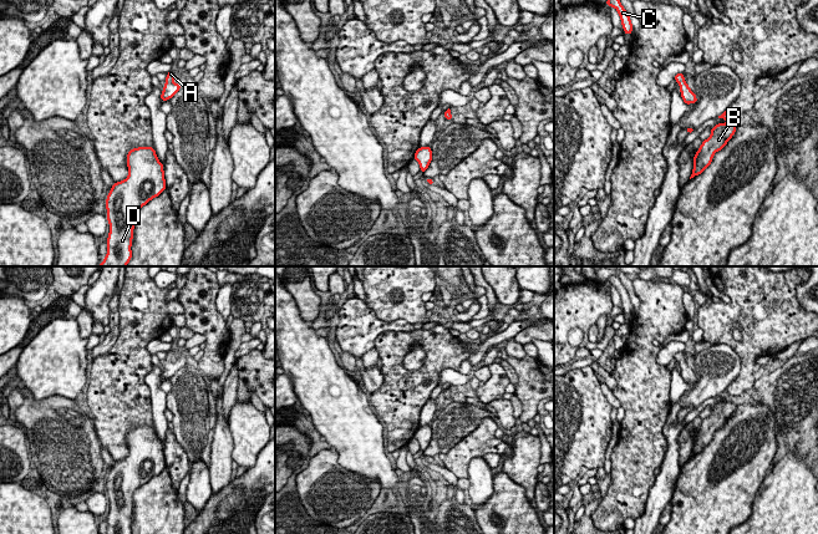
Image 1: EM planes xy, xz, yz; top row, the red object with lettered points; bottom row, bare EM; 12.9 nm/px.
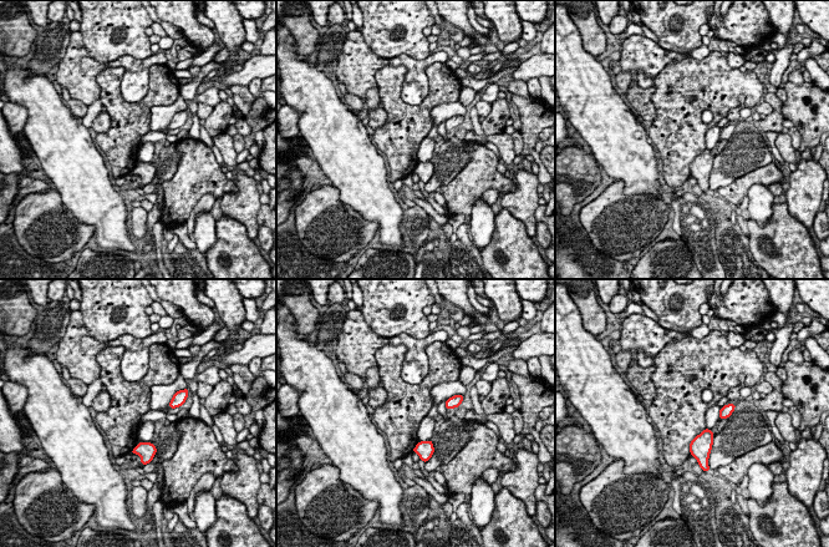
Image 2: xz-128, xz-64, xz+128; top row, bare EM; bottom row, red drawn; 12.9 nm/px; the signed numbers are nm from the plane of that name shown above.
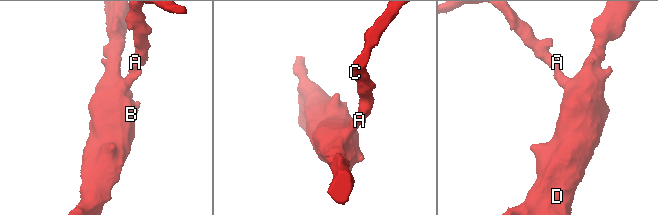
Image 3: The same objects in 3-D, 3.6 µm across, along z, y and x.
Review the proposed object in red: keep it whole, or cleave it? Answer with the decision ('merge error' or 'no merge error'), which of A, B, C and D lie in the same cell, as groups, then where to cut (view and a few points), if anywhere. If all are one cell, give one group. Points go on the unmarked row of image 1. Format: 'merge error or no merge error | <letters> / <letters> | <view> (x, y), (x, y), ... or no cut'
no merge error | A B C D | no cut

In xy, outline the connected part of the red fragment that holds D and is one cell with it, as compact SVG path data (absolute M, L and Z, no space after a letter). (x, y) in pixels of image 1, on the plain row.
M153 426L127 433L128 456L113 462L106 477L110 512L106 534L132 534L133 493L167 467L163 442Z

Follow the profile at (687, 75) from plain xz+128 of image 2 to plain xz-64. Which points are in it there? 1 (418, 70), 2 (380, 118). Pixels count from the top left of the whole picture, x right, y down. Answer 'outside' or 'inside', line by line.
1: outside
2: outside

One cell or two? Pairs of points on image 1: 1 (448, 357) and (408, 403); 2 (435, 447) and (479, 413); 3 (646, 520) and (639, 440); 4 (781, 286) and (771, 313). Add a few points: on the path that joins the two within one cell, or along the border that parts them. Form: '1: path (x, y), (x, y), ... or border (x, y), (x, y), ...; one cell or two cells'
1: path (435, 364), (408, 390); one cell
2: path (446, 436), (468, 416); one cell
3: border (656, 476), (645, 510), (635, 520); two cells
4: path (775, 293), (771, 296), (771, 306); one cell

